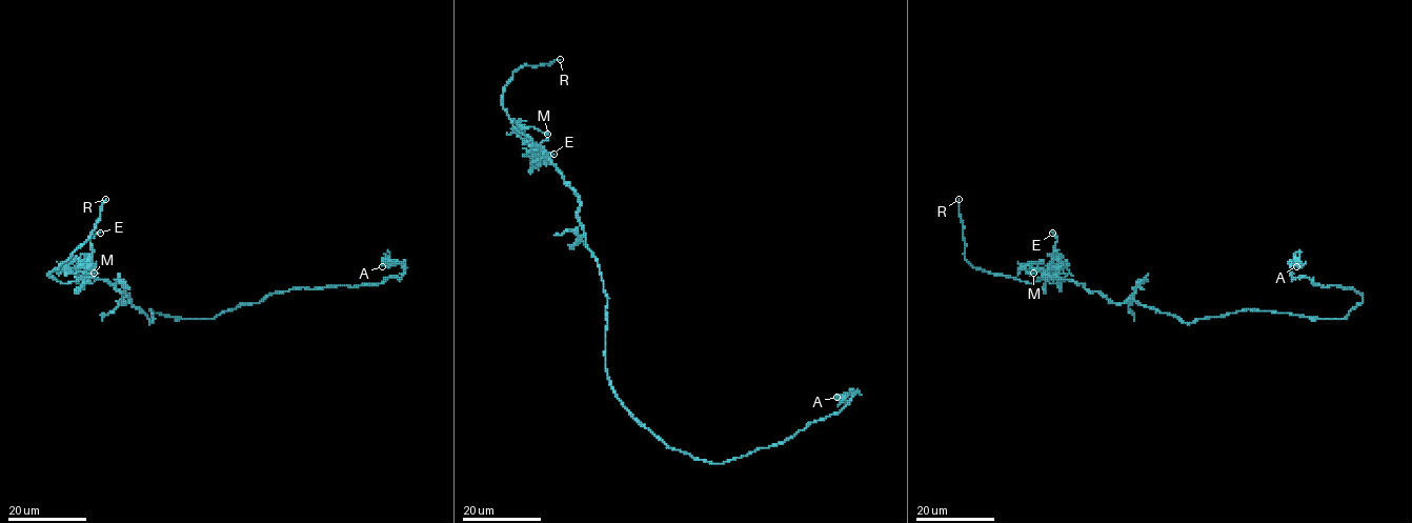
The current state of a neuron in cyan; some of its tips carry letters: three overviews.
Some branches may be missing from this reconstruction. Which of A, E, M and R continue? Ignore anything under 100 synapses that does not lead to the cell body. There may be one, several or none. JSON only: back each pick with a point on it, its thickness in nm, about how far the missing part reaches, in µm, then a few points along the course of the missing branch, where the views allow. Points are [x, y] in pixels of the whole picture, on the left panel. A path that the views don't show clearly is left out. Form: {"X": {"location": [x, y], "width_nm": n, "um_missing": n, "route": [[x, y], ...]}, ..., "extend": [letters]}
{"R": {"location": [105, 199], "width_nm": 200, "um_missing": 30, "route": [[105, 199], [115, 189], [134, 146], [137, 125], [146, 114]]}, "extend": ["R"]}

